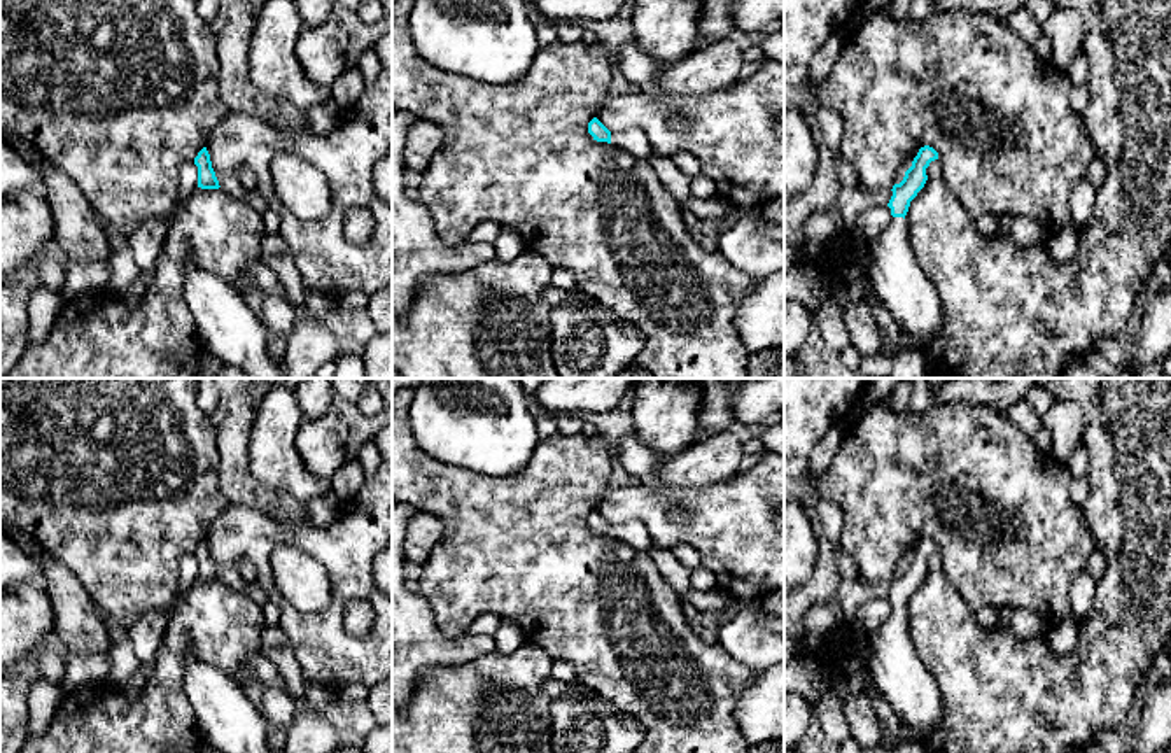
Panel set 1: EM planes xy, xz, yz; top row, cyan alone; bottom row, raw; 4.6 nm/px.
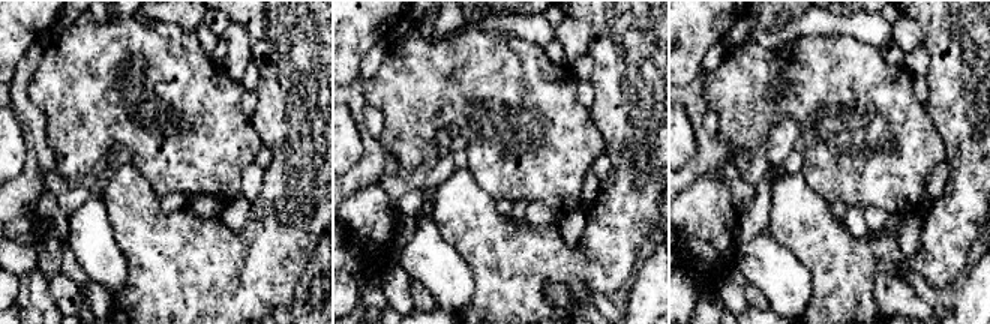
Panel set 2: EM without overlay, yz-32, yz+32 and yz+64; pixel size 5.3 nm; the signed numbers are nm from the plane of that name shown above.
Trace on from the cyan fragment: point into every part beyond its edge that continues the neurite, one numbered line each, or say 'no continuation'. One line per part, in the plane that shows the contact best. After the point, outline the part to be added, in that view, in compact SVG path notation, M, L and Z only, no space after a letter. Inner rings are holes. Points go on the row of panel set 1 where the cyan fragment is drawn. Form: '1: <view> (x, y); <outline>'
1: yz (897, 281); M903 217L868 243L872 264L866 282L873 296L889 310L917 348L936 338L945 320L940 294L928 275L919 268L907 235Z

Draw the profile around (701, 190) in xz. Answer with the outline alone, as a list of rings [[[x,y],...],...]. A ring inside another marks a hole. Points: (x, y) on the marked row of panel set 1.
[[[704,177],[691,180],[690,194],[695,200],[711,200],[718,196],[714,184]]]

